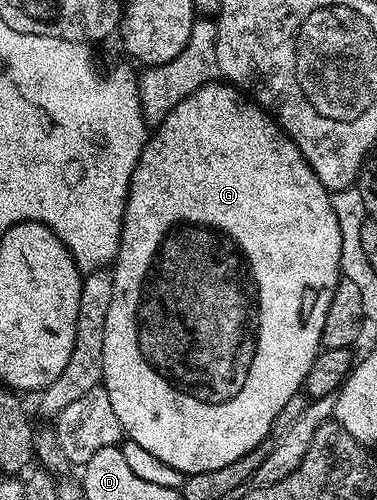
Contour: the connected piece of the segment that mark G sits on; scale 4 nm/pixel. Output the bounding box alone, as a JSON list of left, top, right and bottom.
[102,81,342,477]

